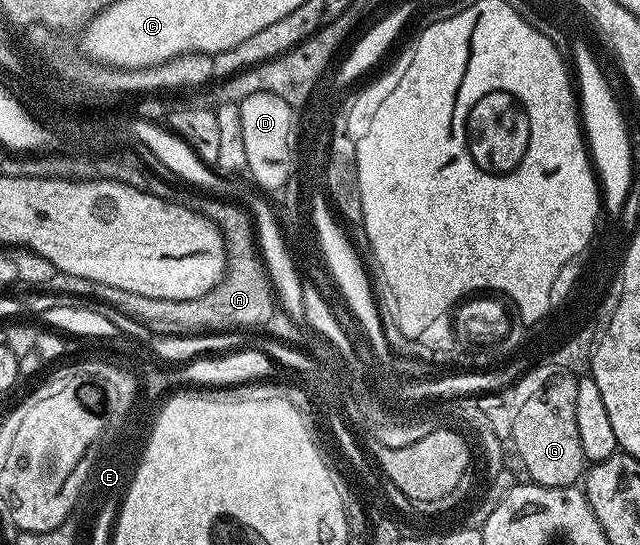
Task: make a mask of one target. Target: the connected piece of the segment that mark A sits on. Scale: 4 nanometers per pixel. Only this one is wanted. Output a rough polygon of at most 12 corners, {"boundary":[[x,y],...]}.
{"boundary":[[205,197],[223,219],[227,269],[187,301],[175,327],[188,333],[263,327],[275,289],[255,224],[234,201]]}

